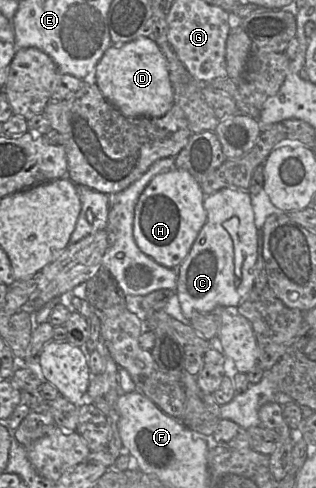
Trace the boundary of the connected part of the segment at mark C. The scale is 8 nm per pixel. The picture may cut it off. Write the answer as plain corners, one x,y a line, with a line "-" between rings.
221,189
206,195
203,202
207,219
193,246
178,267
177,296
184,317
190,321
194,314
212,312
217,306
238,306
245,301
255,283
258,229
254,222
251,195
247,191

